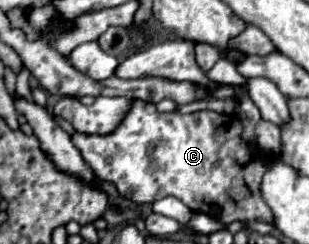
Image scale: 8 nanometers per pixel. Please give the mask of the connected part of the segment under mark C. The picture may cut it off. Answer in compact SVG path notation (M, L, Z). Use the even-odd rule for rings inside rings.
M134 98L130 102L130 114L122 118L114 134L72 134L74 146L80 150L82 160L92 168L98 180L116 186L118 194L134 202L156 202L166 196L176 196L190 210L216 216L220 222L230 224L234 220L262 220L272 222L272 212L260 196L262 174L266 172L266 154L246 144L240 138L242 122L236 116L216 112L192 112L192 114L162 114L154 104Z

